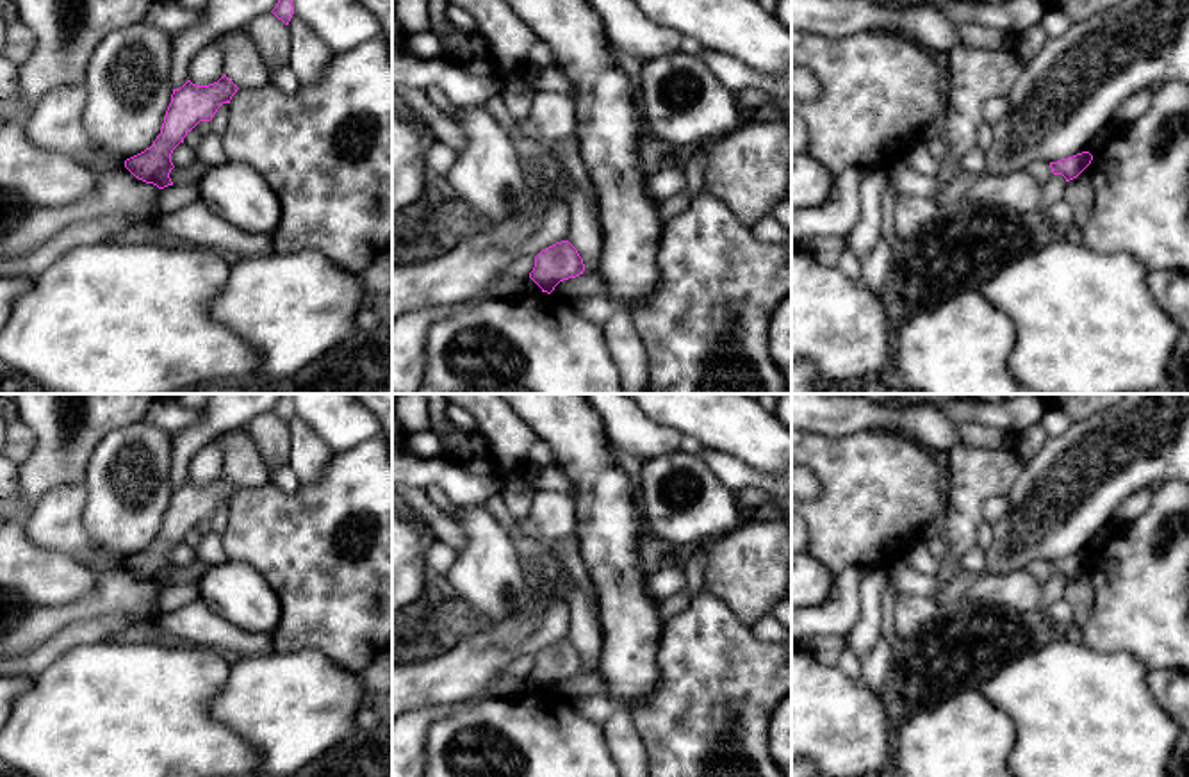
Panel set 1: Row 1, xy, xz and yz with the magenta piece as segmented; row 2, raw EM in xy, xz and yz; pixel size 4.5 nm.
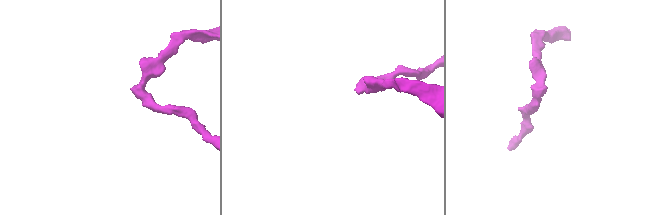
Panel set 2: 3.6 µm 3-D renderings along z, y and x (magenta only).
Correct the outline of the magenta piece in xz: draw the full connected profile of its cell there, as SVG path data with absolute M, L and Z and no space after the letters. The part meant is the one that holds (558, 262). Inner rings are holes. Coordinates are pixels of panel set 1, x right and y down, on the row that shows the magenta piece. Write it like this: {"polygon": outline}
{"polygon": "M562 241L535 257L535 267L529 278L542 292L551 294L560 282L576 278L583 274L583 271L585 264L578 249L569 241Z"}

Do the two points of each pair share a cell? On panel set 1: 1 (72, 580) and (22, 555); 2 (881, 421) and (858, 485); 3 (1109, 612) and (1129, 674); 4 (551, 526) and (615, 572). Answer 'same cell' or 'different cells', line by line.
1: same cell
2: different cells
3: different cells
4: different cells

